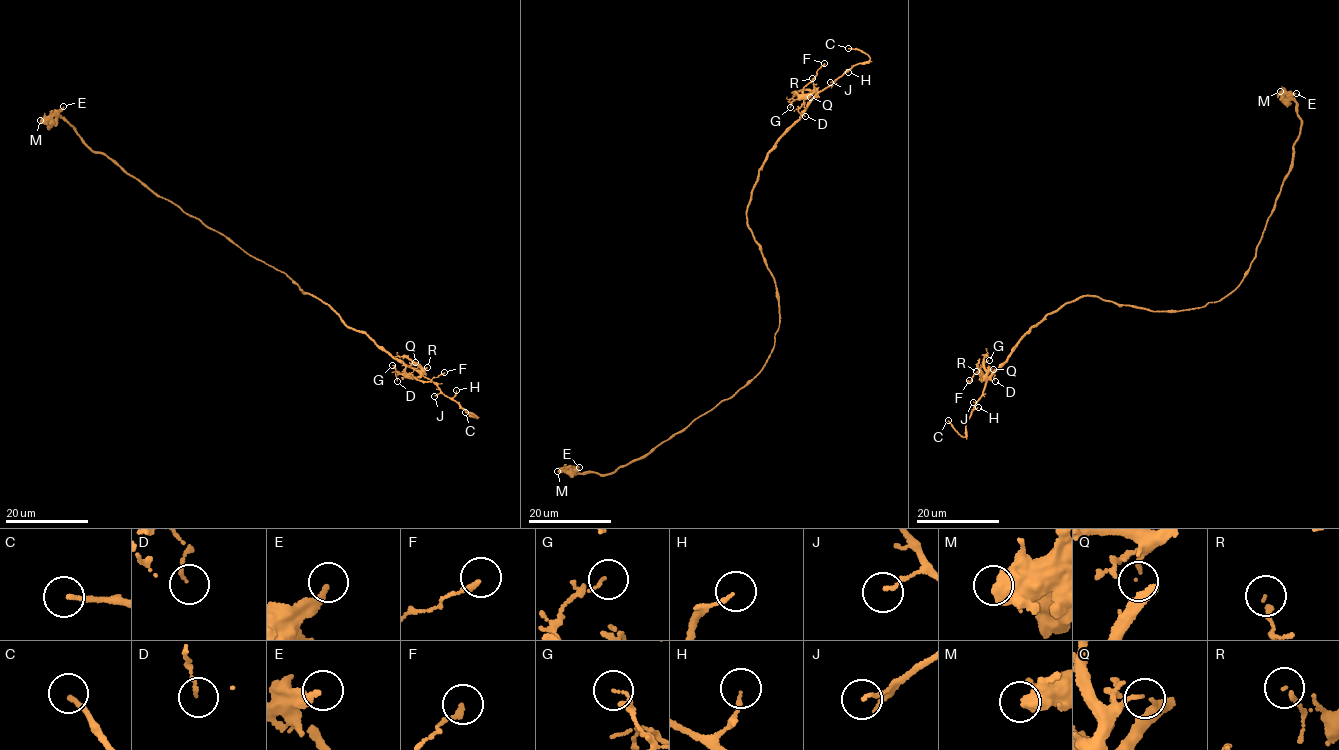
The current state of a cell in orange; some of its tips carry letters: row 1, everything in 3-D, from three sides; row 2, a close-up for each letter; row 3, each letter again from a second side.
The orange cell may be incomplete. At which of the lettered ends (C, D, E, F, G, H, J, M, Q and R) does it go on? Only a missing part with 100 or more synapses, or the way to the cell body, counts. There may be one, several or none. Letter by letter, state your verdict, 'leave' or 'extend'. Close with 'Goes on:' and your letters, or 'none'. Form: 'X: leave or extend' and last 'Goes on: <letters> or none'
C: extend
D: leave
E: leave
F: leave
G: leave
H: leave
J: leave
M: leave
Q: leave
R: leave
Goes on: C

